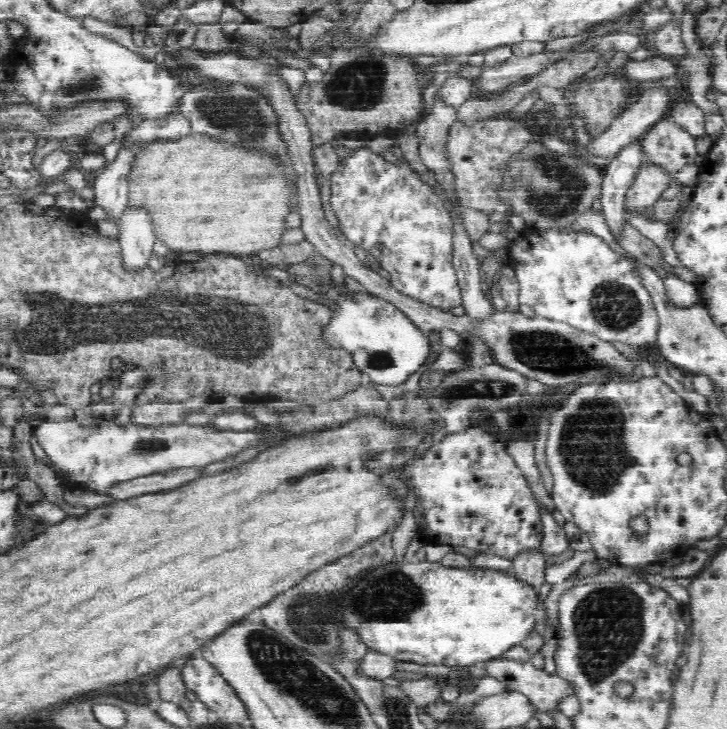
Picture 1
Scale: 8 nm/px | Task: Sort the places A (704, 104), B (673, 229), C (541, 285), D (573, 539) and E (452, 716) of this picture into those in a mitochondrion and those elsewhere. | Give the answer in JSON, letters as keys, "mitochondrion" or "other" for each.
{"A":"other","B":"other","C":"other","D":"other","E":"other"}

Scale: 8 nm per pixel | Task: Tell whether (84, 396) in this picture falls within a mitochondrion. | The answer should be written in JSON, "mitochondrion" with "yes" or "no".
{"mitochondrion":"no"}

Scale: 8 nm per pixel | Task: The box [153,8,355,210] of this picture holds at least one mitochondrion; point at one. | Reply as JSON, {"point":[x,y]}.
{"point":[241,116]}

